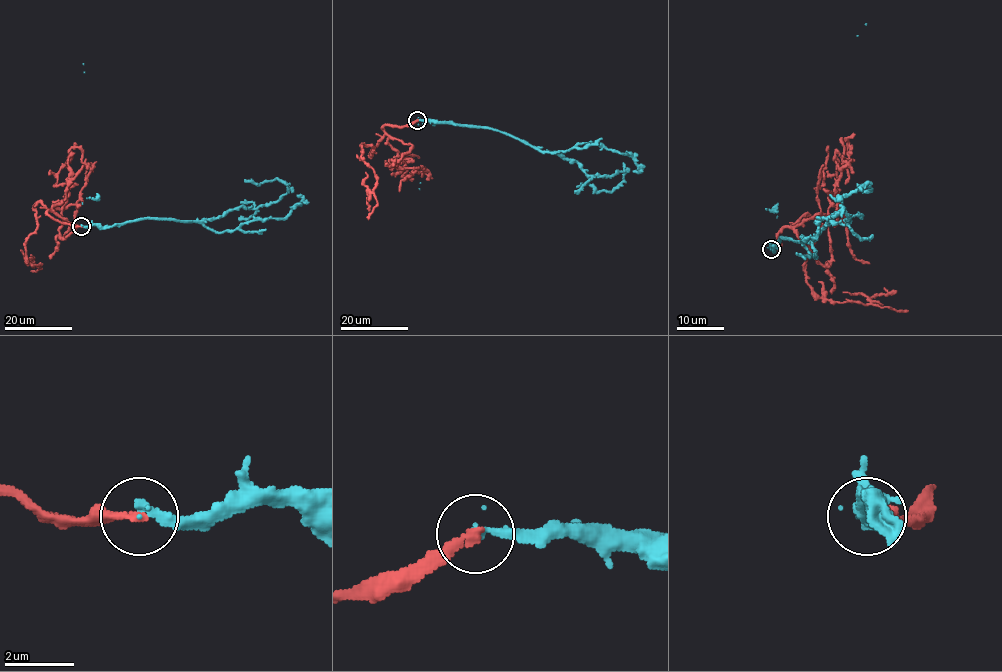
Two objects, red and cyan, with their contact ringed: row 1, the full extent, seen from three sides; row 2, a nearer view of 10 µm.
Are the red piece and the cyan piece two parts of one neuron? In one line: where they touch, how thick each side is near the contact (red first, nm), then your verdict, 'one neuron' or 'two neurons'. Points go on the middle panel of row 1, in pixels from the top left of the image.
at (417, 120); 240 nm thick on the red side, 240 nm on the other; two neurons

